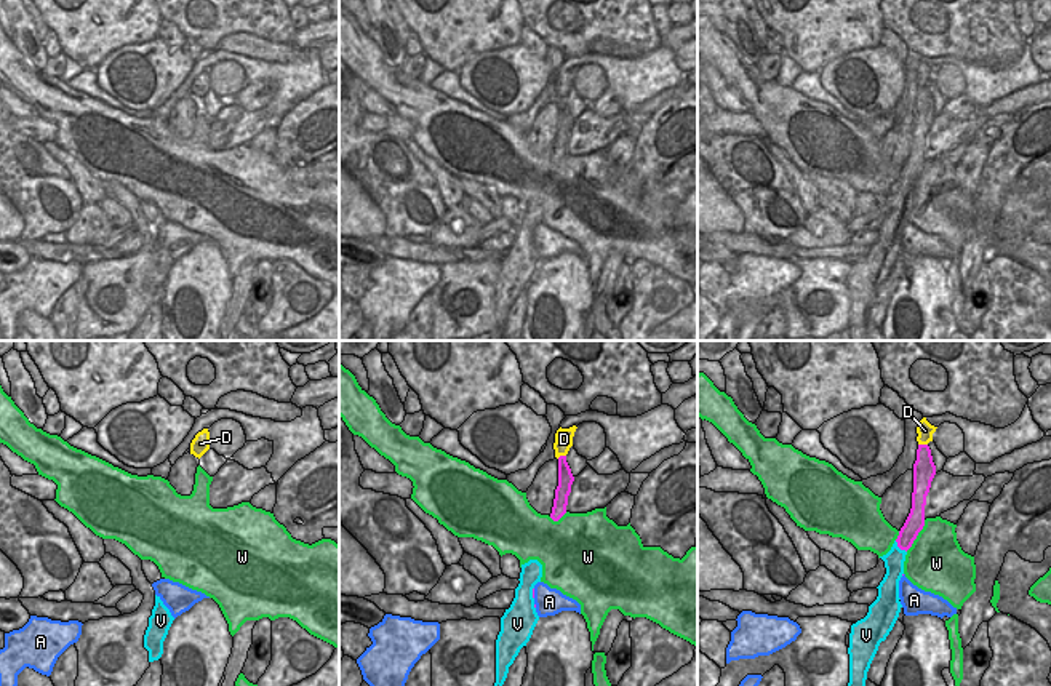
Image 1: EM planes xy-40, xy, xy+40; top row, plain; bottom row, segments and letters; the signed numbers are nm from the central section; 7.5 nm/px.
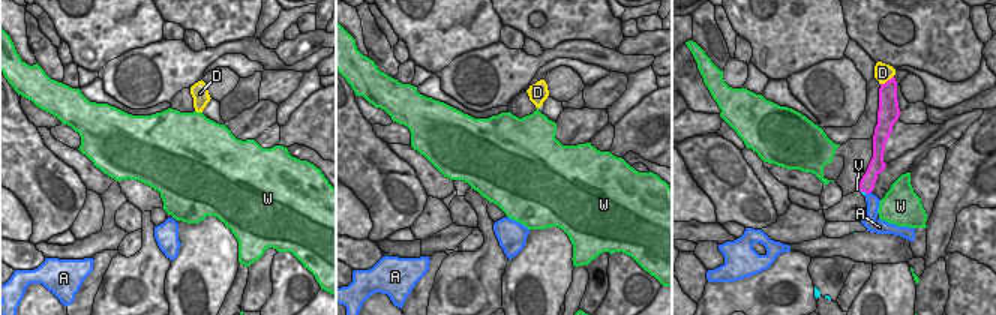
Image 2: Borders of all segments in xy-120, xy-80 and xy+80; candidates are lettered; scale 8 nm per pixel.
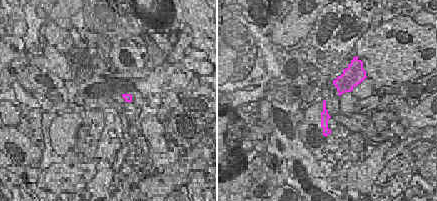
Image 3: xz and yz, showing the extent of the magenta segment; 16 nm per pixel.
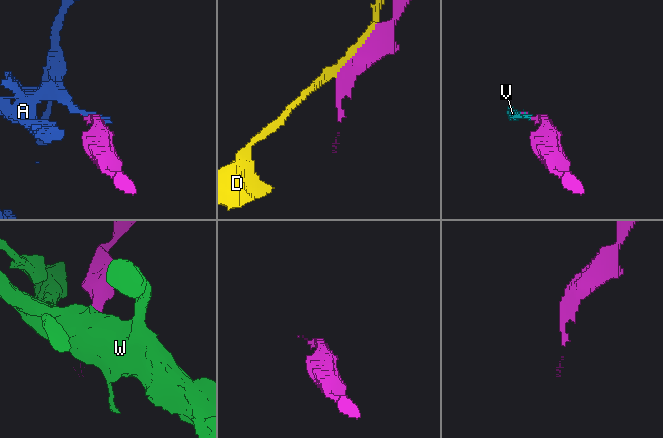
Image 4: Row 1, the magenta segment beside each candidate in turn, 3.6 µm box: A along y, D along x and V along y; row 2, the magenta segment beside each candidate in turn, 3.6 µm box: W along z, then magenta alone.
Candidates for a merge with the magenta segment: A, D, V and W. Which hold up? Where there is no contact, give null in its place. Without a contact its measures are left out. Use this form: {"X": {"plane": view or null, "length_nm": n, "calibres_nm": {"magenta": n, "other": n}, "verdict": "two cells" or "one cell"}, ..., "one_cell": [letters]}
{"A": {"plane": "xy", "length_nm": 70, "calibres_nm": {"magenta": 20, "other": 220}, "verdict": "two cells"}, "D": {"plane": "xy+40", "length_nm": 70, "calibres_nm": {"magenta": 170, "other": 130}, "verdict": "two cells"}, "V": {"plane": "xy+40", "length_nm": 130, "calibres_nm": {"magenta": 140, "other": 150}, "verdict": "one cell"}, "W": {"plane": "xy+40", "length_nm": 280, "calibres_nm": {"magenta": 140, "other": 440}, "verdict": "two cells"}, "one_cell": ["V"]}

